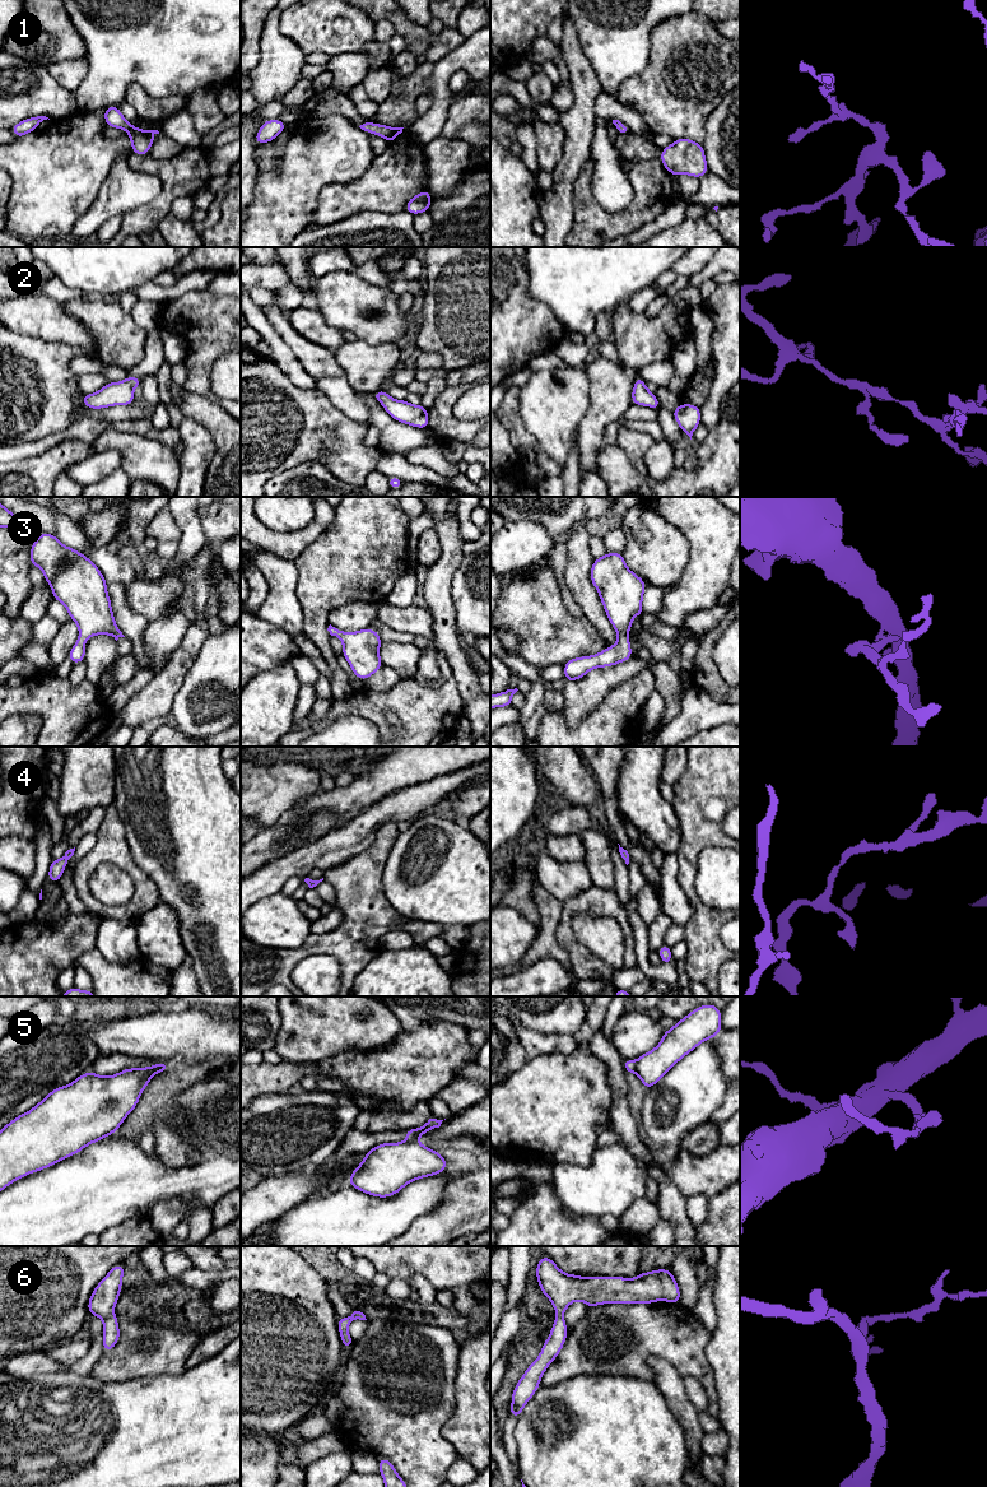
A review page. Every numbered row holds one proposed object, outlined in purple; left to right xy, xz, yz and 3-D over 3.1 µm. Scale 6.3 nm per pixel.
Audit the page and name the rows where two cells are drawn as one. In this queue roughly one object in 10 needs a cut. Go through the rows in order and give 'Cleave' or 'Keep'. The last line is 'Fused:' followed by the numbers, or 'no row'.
1: Keep
2: Keep
3: Keep
4: Keep
5: Cleave
6: Keep
Fused: 5

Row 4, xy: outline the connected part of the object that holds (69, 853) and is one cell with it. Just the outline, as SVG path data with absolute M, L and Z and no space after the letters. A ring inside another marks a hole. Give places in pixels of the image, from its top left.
M75 847L67 850L61 859L52 860L47 874L47 879L50 879L51 882L60 883L60 878L65 870L65 866L67 865L69 859L74 855L74 851Z

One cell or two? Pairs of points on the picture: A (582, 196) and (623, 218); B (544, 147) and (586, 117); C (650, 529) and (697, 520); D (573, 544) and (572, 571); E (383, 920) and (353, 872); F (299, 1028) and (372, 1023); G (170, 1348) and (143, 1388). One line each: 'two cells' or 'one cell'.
A: one cell
B: two cells
C: two cells
D: one cell
E: one cell
F: one cell
G: two cells

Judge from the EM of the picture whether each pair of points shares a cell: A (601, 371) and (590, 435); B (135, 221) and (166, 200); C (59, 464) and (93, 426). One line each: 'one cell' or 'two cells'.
A: one cell
B: one cell
C: two cells

